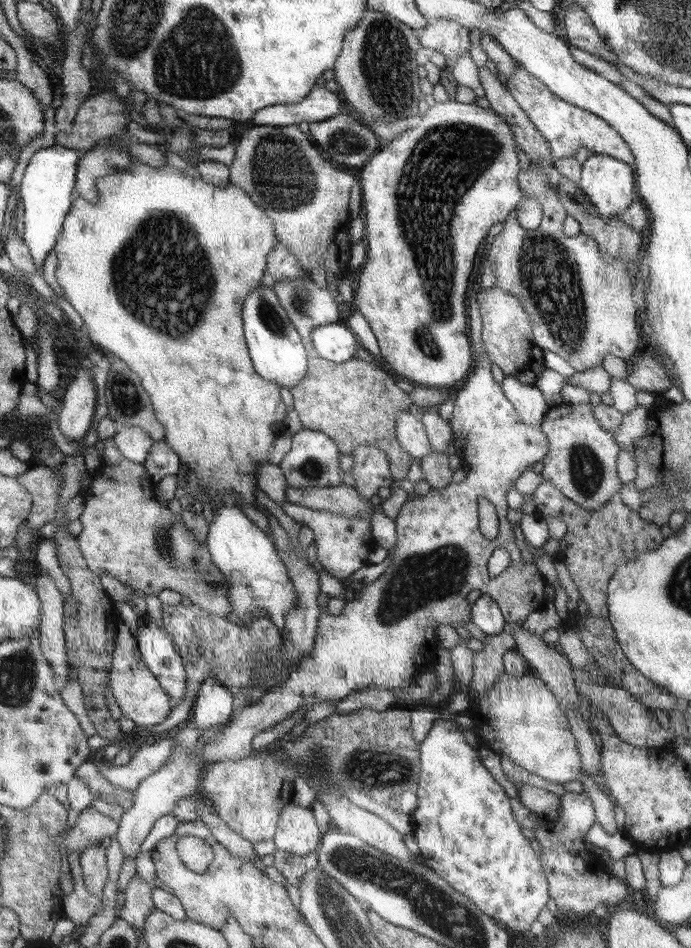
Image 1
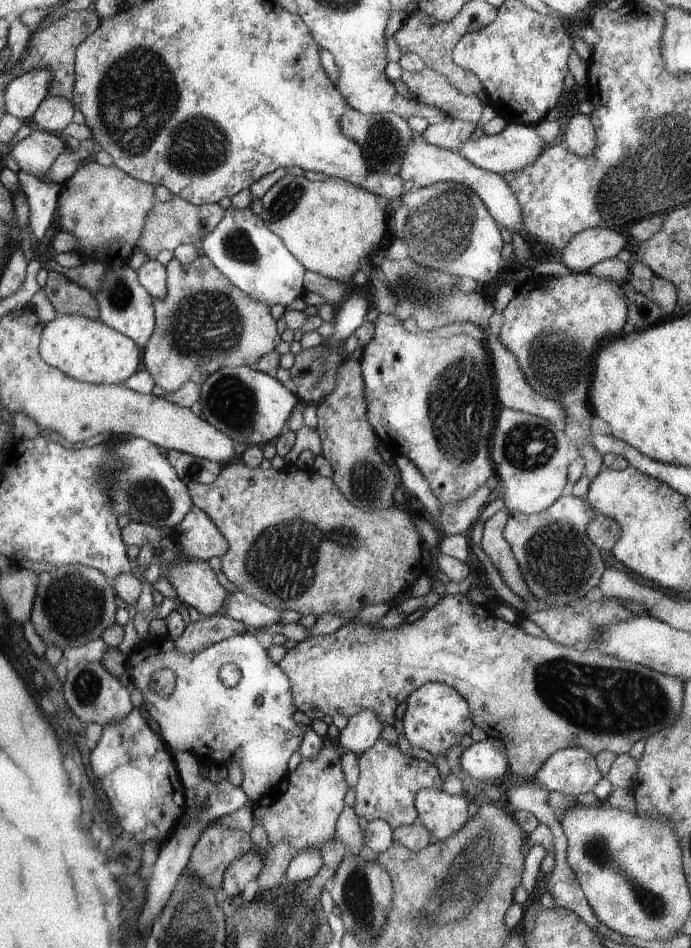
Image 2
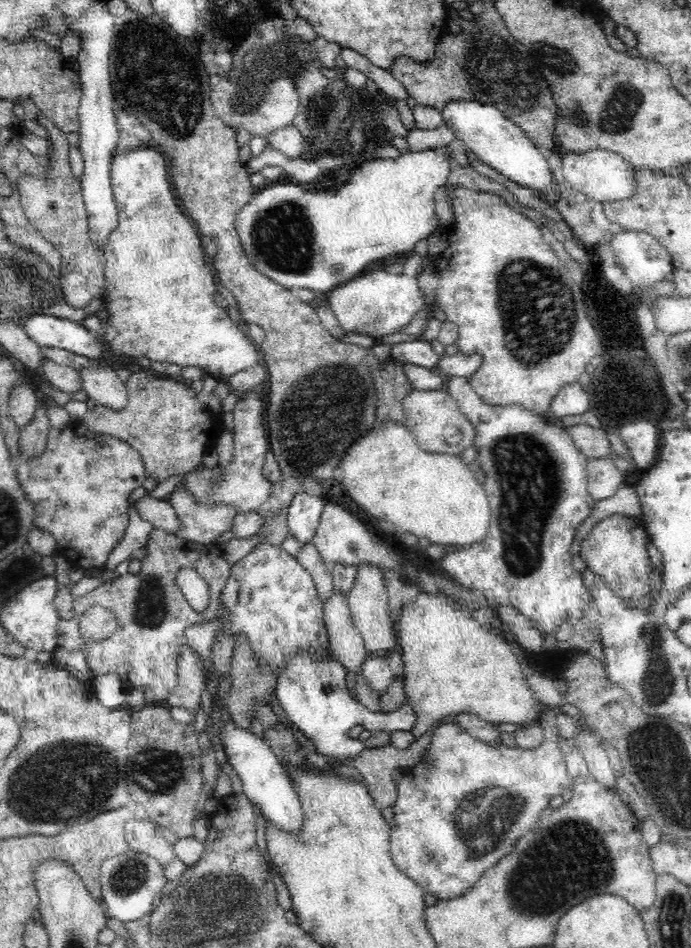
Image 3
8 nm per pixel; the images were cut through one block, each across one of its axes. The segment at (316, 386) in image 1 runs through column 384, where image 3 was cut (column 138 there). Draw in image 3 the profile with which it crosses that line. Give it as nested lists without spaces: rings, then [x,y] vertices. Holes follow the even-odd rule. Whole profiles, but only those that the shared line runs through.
[[[146,370],[136,372],[128,380],[128,404],[122,410],[114,410],[108,406],[98,404],[98,408],[88,410],[84,416],[84,424],[92,434],[106,434],[110,438],[118,438],[126,444],[130,444],[134,450],[138,450],[142,464],[146,466],[146,478],[158,478],[164,482],[170,476],[180,476],[188,474],[190,470],[202,466],[204,454],[208,454],[212,448],[216,448],[216,442],[222,434],[222,418],[216,420],[216,414],[212,416],[210,412],[202,410],[196,404],[196,392],[184,384],[184,382],[174,382],[174,380],[160,380],[150,376]]]

